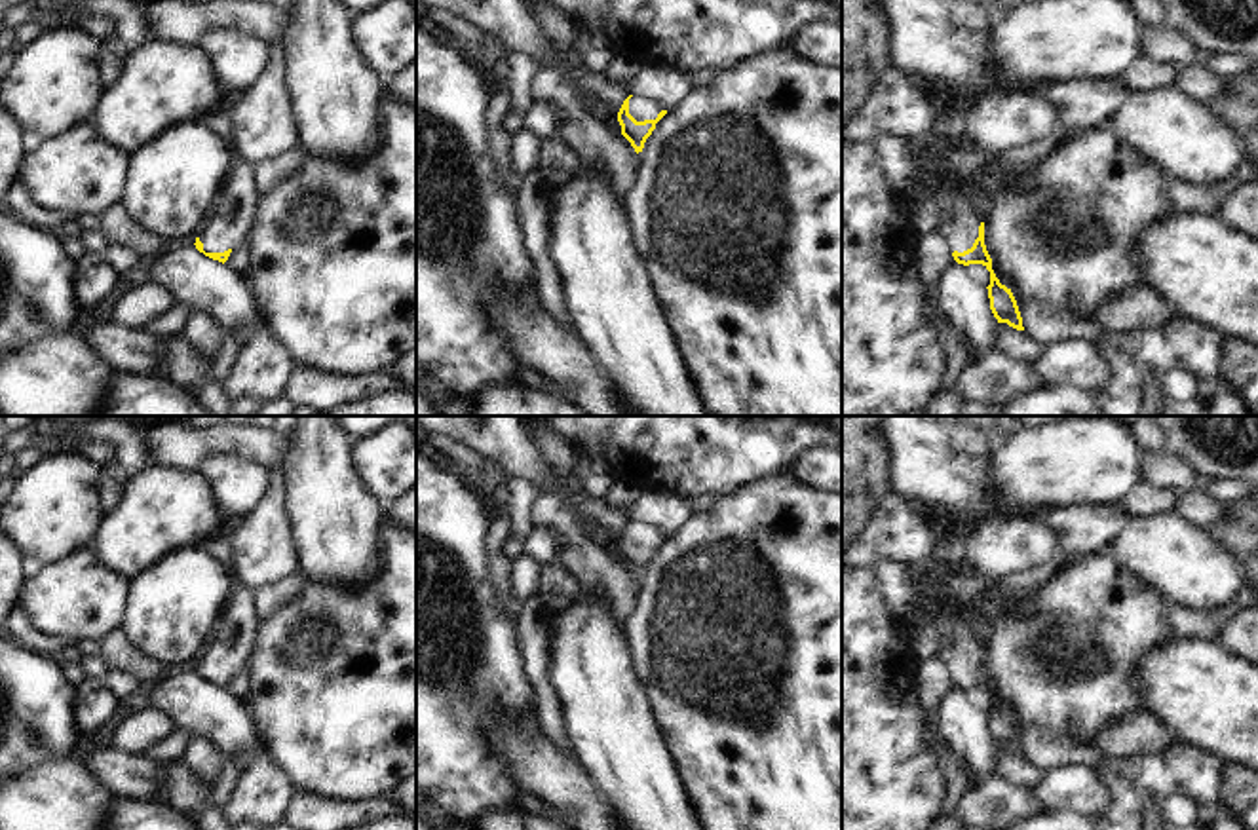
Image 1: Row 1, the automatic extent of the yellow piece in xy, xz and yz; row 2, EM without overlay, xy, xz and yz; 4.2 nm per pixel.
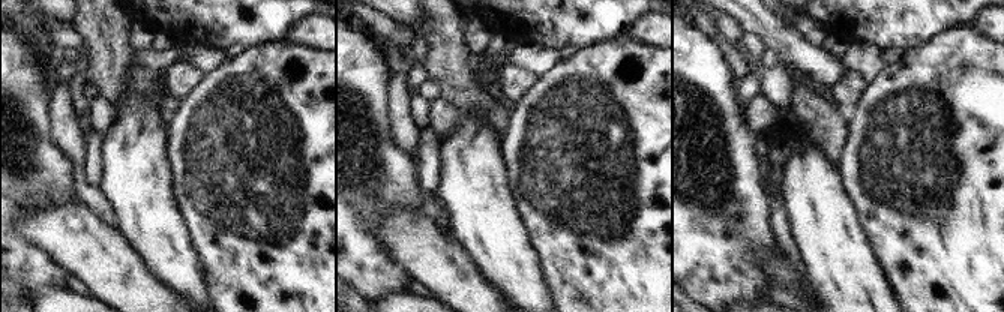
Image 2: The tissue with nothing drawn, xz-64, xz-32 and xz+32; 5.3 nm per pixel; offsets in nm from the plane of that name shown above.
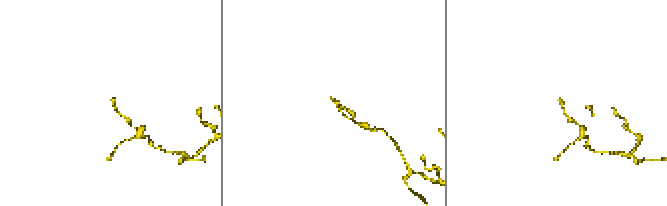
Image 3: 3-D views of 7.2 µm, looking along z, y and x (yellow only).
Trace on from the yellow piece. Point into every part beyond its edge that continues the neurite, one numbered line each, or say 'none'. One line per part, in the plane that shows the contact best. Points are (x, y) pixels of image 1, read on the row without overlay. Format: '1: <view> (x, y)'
1: xz (641, 534)

